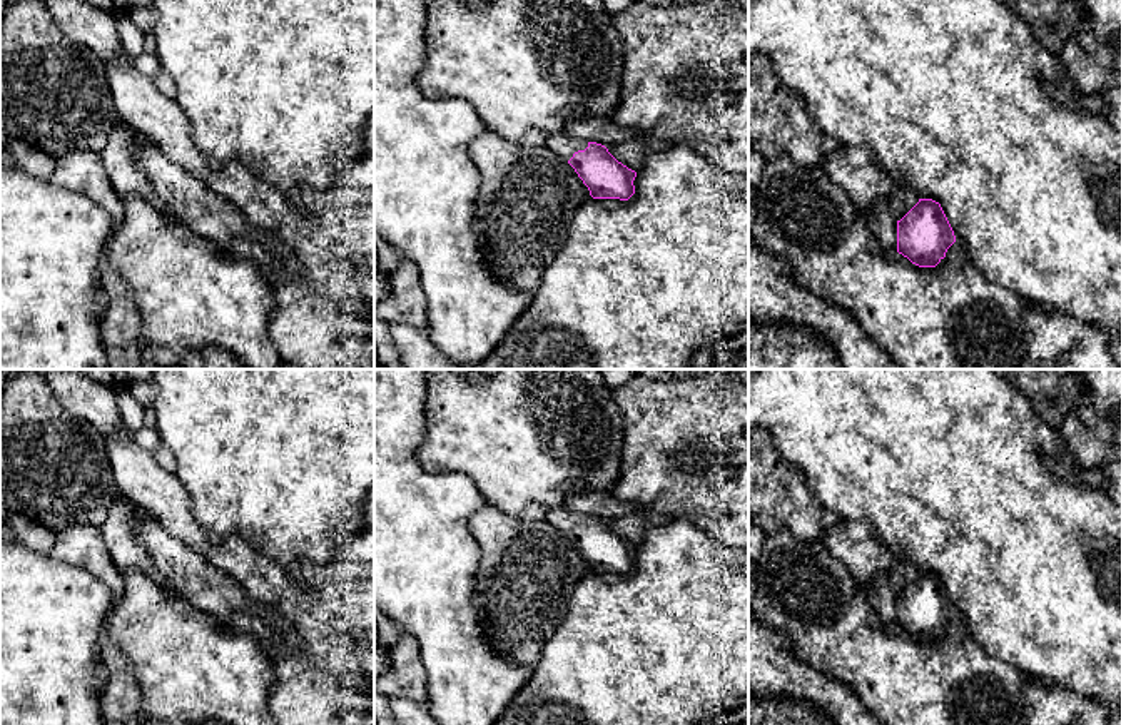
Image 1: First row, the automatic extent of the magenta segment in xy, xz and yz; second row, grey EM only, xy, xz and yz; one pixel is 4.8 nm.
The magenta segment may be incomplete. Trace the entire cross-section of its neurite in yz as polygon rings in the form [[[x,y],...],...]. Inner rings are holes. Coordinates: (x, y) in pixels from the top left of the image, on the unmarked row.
[[[919,576],[897,595],[897,626],[919,641],[936,641],[956,616],[954,605],[939,576]]]

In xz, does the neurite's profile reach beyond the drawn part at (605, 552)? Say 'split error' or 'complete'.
split error

